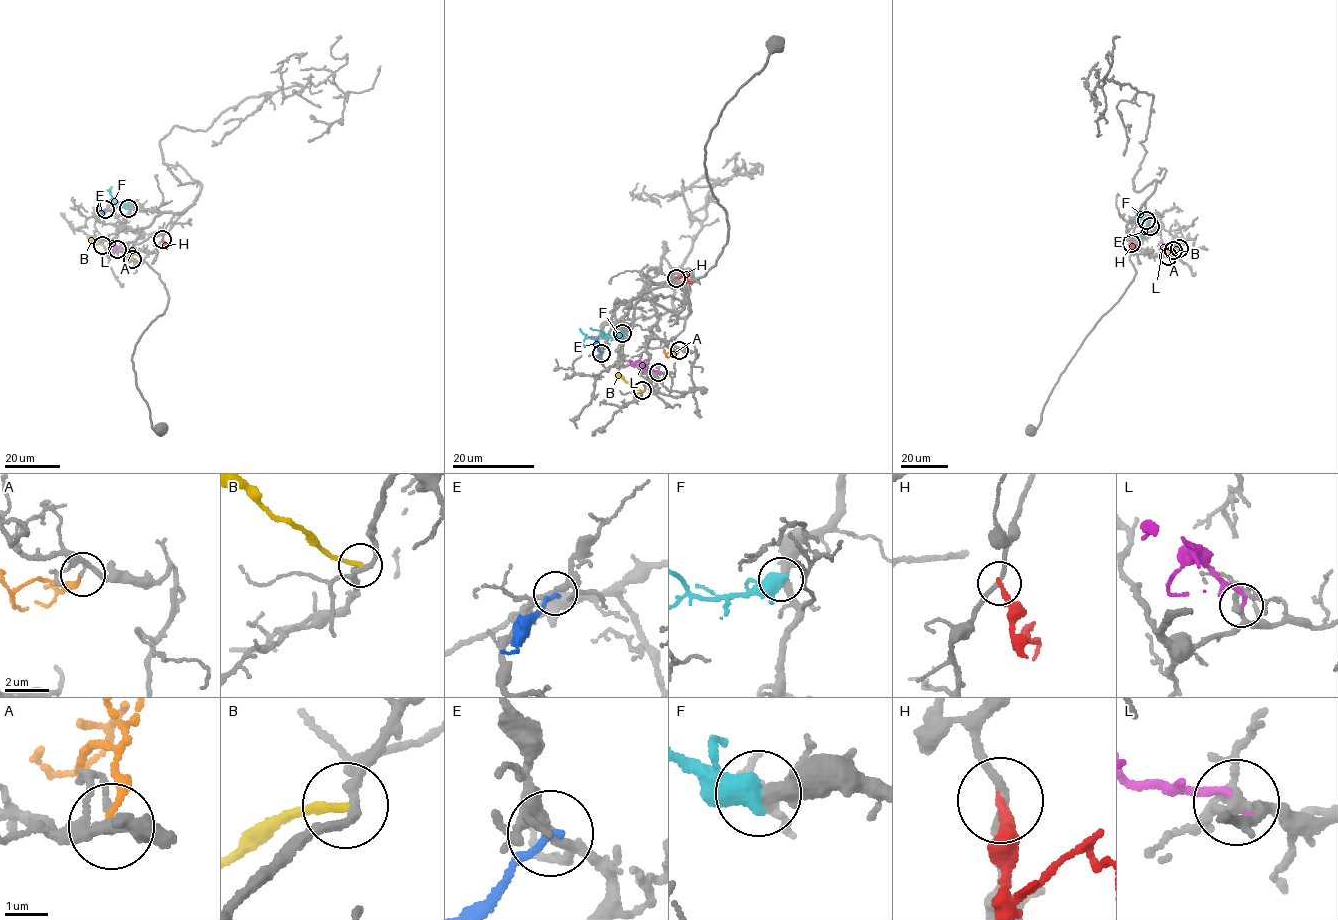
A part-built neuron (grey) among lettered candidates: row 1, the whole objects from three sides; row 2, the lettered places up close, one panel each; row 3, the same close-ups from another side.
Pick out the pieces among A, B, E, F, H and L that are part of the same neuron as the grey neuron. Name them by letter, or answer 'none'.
none

